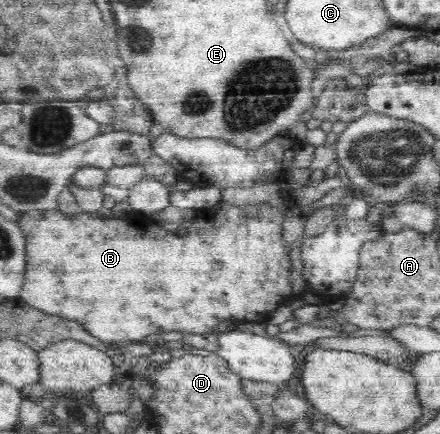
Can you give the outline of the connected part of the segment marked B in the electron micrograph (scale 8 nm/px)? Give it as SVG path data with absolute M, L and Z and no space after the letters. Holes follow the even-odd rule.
M283 181L280 182L281 188L287 192L286 203L281 203L276 206L273 204L243 204L241 206L227 205L220 201L215 208L213 218L204 218L201 221L201 234L199 231L190 231L181 237L175 233L165 232L161 228L135 228L139 224L143 224L143 220L135 219L132 221L122 222L115 220L108 216L94 216L85 213L79 213L73 217L67 217L61 214L57 209L53 210L31 210L27 213L20 214L17 218L17 223L20 226L21 232L25 237L25 260L26 271L24 283L21 288L20 298L29 306L42 310L47 314L56 314L69 320L81 323L81 326L95 338L103 342L111 344L124 344L127 342L143 341L146 336L151 334L161 335L163 332L171 332L172 330L181 331L183 334L205 334L214 332L221 320L231 320L235 318L242 321L249 322L263 322L265 316L276 310L279 305L287 303L287 298L294 292L291 289L291 279L289 279L290 270L290 248L285 247L281 243L281 224L285 222L285 214L293 206L297 206L291 202L291 192L293 189L288 188L288 184ZM119 226L129 226L127 232L119 230Z

